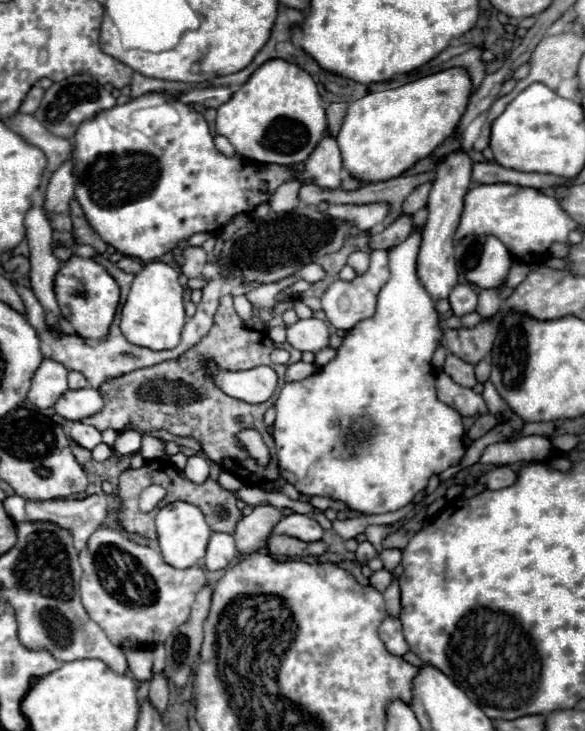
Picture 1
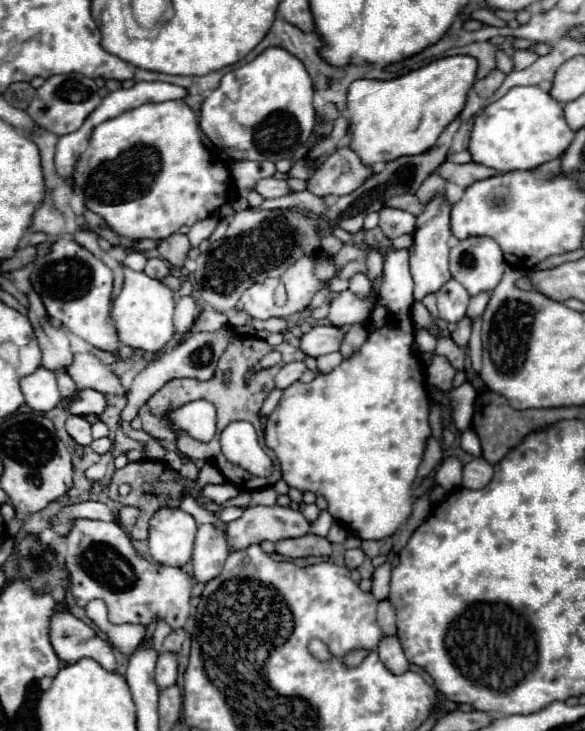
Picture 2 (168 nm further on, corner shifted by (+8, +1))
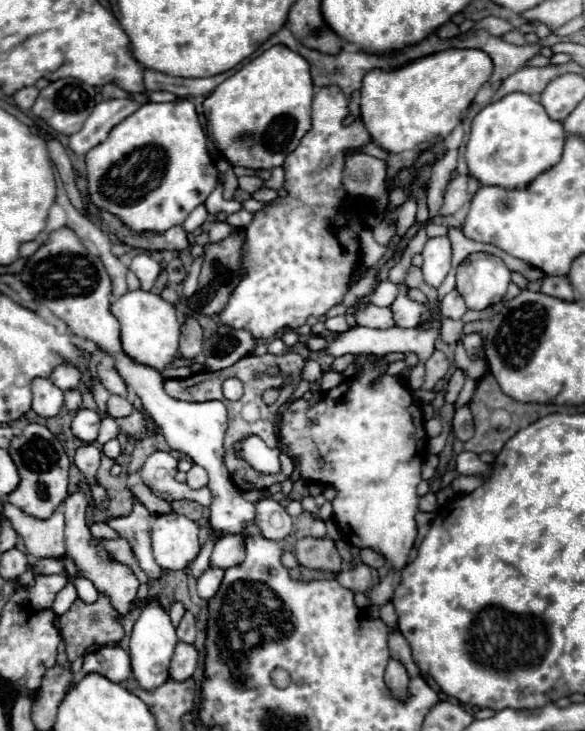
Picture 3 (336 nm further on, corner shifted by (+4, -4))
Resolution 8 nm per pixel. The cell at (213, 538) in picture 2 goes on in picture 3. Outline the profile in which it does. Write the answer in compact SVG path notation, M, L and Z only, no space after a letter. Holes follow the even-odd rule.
M207 568L207 572L197 580L197 594L203 600L211 600L217 594L217 590L219 590L221 580L223 580L223 570Z

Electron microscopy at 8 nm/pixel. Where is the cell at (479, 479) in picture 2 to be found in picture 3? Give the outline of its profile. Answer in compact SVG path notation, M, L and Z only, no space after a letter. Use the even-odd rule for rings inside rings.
M461 452L457 456L457 472L463 476L475 476L475 474L489 474L489 466L485 462L479 460L479 456L475 456L473 452Z

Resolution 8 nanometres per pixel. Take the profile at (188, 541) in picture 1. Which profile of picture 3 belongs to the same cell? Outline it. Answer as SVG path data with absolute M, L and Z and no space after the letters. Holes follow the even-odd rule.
M161 514L151 528L153 554L161 568L183 570L199 554L199 524L179 514Z

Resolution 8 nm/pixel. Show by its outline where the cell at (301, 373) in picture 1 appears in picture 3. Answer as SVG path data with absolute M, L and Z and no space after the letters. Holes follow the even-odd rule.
M309 360L309 362L305 364L305 368L303 368L303 378L305 378L307 382L315 382L315 380L319 380L321 376L323 376L323 368L319 366L319 362Z

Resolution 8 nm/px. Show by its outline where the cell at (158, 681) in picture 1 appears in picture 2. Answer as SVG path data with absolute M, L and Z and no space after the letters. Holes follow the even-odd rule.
M159 653L155 667L155 683L159 689L167 689L177 679L177 655Z

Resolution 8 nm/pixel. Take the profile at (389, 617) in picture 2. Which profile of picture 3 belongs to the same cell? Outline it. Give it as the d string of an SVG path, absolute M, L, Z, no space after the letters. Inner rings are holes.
M395 630L395 632L389 634L389 650L391 650L391 658L399 660L407 668L409 678L421 676L421 670L417 668L417 664L411 658L411 648L409 648L407 640L403 640L403 634L399 630Z

